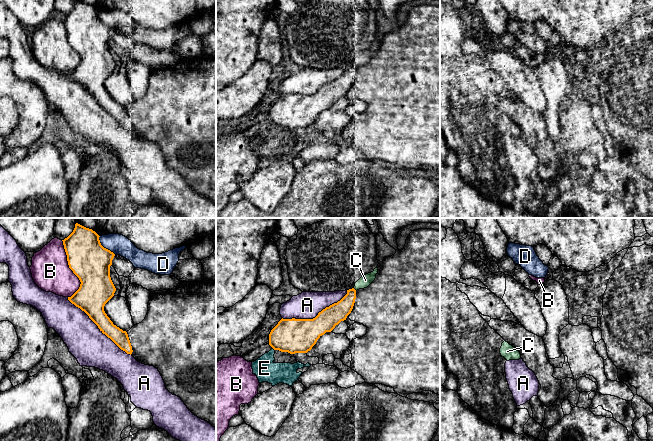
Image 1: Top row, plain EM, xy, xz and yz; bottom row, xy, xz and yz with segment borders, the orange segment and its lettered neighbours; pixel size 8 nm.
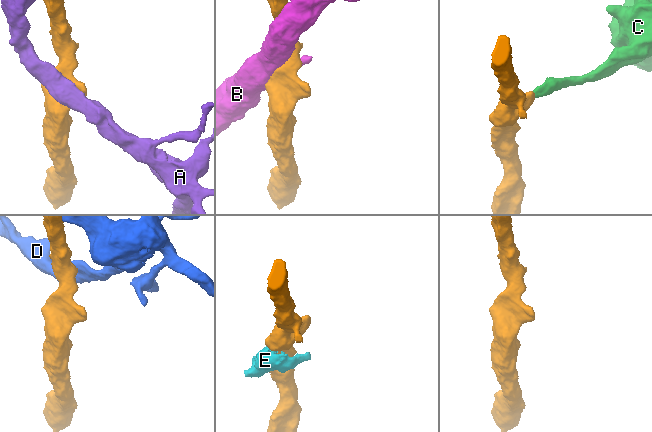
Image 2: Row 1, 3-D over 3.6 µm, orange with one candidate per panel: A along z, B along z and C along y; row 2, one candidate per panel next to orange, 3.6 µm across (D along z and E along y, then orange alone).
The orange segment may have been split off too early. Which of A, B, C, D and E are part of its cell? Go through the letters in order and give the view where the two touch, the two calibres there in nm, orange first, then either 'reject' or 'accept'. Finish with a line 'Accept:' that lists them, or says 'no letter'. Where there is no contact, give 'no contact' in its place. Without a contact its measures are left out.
A: contact in xy; calibres 260 and 300 nm; reject
B: contact in xy; calibres 320 and 300 nm; reject
C: contact in xz; calibres 160 and 90 nm; accept
D: contact in xy; calibres 320 and 160 nm; reject
E: contact in xz; calibres 280 and 180 nm; reject
Accept: C

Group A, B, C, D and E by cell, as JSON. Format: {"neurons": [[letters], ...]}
{"neurons": [["A"], ["B"], ["C"], ["D"], ["E"]]}

